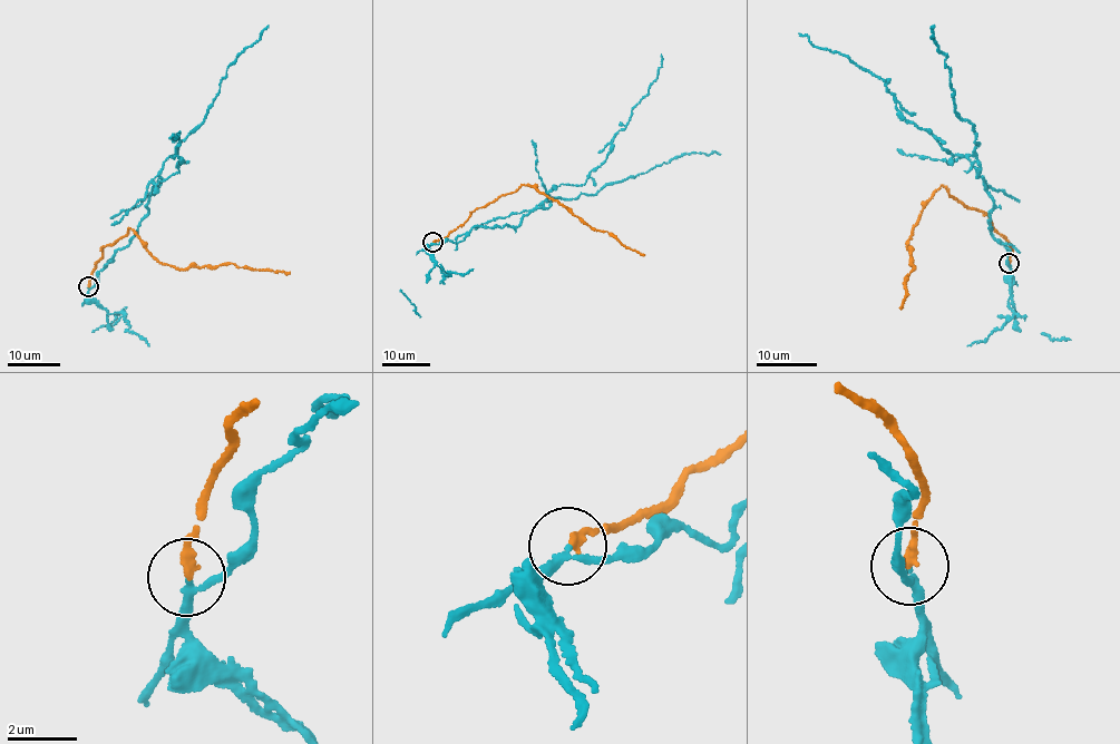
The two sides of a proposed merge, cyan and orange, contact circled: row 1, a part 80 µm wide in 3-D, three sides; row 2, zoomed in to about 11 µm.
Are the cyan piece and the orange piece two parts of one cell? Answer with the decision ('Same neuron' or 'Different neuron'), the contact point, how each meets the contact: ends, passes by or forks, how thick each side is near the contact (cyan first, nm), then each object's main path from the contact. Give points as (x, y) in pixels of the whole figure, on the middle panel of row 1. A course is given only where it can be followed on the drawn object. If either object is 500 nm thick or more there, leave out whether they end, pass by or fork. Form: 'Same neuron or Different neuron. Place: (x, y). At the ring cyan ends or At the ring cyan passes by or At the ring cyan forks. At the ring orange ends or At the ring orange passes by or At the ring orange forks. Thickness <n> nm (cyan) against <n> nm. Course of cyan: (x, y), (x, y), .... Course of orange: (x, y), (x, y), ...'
Different neuron. Place: (432, 242). At the ring cyan passes by. At the ring orange ends. Thickness 160 nm (cyan) against 240 nm. Course of cyan: (432, 242), (454, 243), (474, 226), (518, 226), (543, 201), (595, 193), (681, 155), (720, 154). Course of orange: (432, 242), (446, 236), (470, 214), (523, 184), (536, 188), (592, 228), (616, 235), (623, 244), (644, 254)

